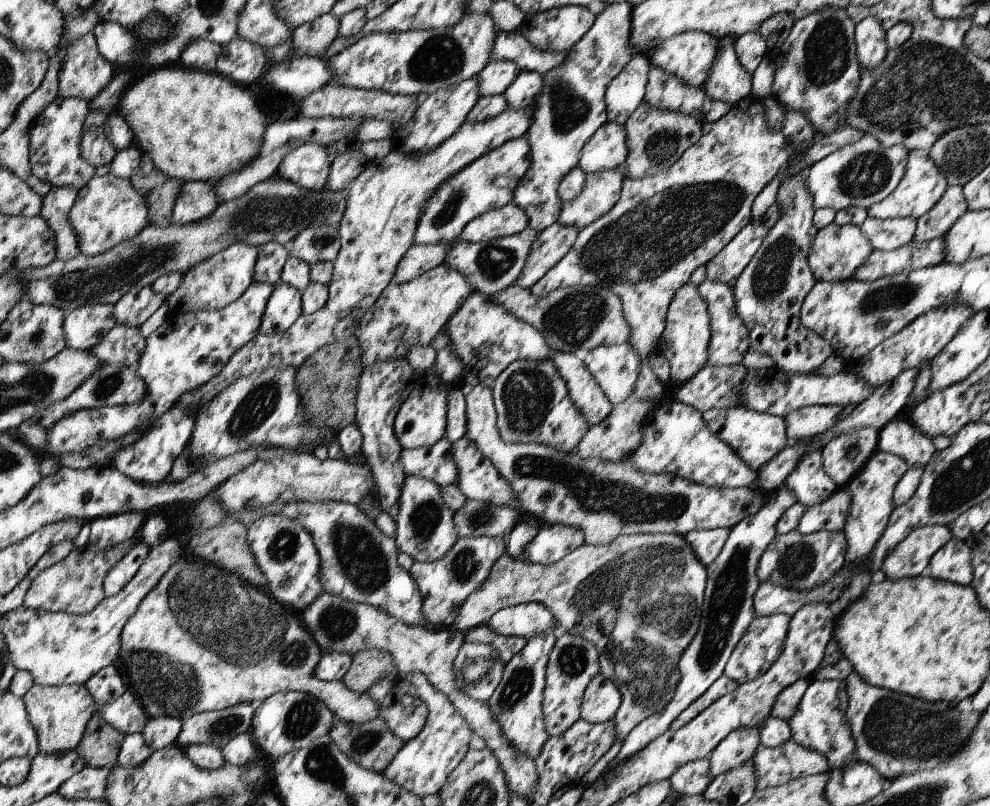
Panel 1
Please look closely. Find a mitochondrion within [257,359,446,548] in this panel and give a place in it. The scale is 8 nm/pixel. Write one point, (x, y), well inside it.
(424, 517)

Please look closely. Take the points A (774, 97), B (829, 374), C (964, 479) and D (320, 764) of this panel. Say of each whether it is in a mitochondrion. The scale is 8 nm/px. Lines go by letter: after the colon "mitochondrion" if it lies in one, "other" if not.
A: other
B: other
C: mitochondrion
D: mitochondrion

